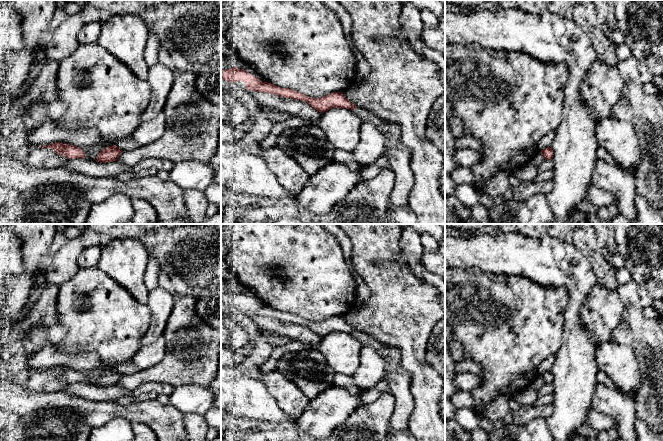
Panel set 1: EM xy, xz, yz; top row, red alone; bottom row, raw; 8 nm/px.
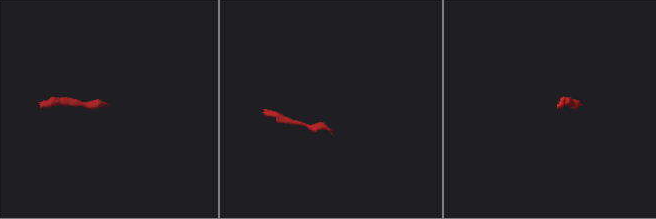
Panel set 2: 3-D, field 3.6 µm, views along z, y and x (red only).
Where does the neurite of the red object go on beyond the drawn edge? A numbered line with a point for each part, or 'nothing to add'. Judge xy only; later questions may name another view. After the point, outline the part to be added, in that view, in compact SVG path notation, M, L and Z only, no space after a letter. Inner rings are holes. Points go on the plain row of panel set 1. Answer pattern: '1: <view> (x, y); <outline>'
nothing to add

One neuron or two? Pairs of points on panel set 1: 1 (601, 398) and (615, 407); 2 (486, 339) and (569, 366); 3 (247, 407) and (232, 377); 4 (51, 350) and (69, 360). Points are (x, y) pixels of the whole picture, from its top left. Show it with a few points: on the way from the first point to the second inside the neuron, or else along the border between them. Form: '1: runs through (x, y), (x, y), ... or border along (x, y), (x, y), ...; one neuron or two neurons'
1: runs through (604, 399), (612, 404); one neuron
2: border along (563, 333), (560, 339), (560, 347), (555, 355); two neurons
3: runs through (245, 400), (232, 387), (232, 384); one neuron
4: runs through (55, 354), (61, 360), (65, 360); one neuron

